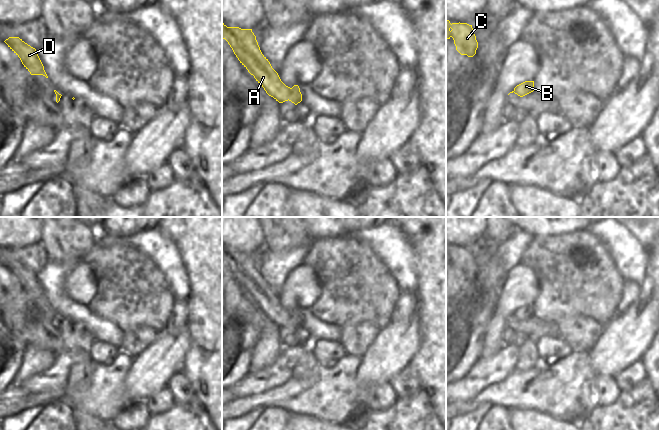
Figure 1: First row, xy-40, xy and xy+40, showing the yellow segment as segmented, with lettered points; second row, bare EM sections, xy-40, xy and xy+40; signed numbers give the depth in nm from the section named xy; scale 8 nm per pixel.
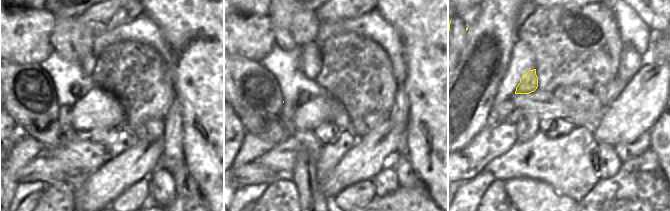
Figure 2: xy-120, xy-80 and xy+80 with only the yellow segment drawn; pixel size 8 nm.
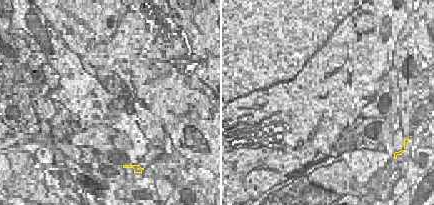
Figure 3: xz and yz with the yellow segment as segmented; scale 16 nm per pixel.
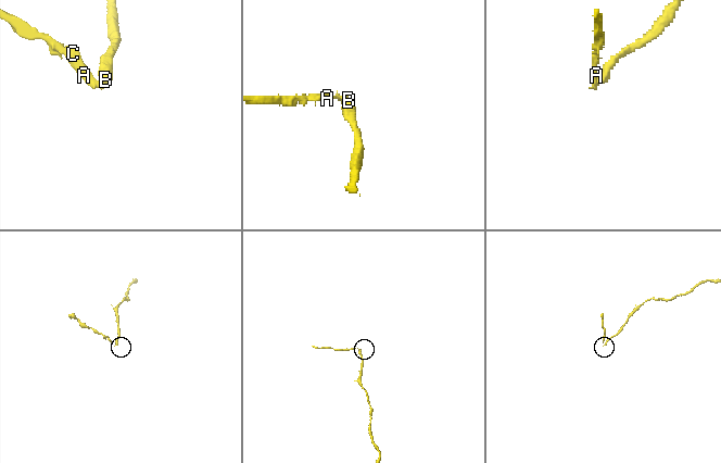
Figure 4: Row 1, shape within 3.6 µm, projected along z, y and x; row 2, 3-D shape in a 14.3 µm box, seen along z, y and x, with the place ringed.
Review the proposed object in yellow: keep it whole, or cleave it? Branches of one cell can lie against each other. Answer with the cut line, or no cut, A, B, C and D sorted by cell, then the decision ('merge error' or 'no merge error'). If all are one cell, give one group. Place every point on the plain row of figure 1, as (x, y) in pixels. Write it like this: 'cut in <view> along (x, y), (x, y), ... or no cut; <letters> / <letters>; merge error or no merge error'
cut in xy along (291, 312), (288, 323); A C D / B; merge error

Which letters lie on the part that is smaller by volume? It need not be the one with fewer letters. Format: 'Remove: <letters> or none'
Remove: A, C, D

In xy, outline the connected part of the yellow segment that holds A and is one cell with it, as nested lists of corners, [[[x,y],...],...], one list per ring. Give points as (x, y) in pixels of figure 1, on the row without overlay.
[[[222,247],[222,263],[228,266],[240,287],[269,320],[279,327],[289,324],[291,312],[281,305],[278,297],[262,278],[252,253],[227,251]]]

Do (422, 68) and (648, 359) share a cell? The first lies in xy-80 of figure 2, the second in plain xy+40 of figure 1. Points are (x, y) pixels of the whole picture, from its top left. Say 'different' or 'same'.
same

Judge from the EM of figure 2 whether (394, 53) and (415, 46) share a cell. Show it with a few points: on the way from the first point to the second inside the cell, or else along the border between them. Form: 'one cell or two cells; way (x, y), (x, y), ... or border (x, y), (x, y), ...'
two cells; border (394, 28), (399, 33), (401, 39), (406, 73)

